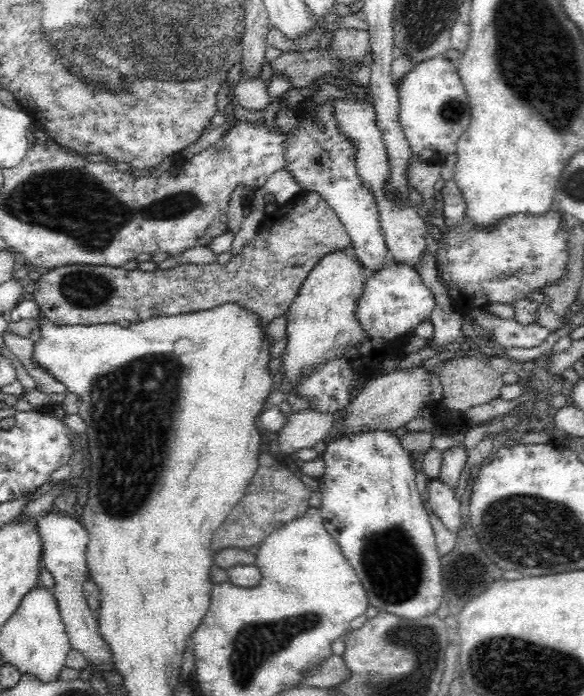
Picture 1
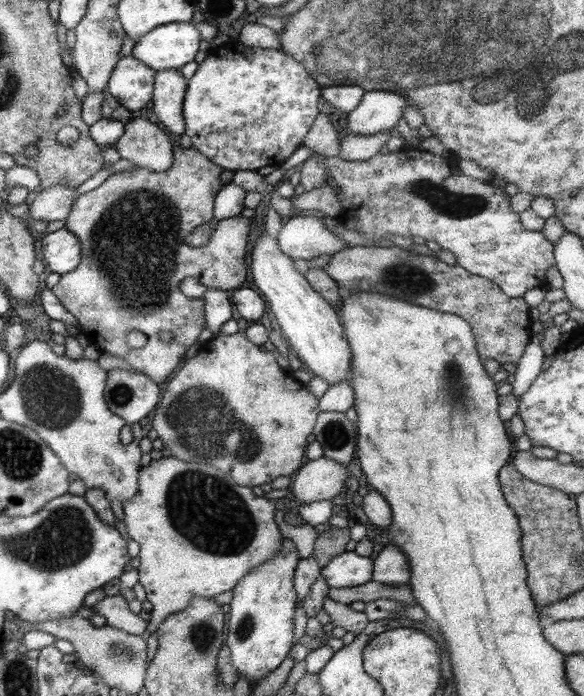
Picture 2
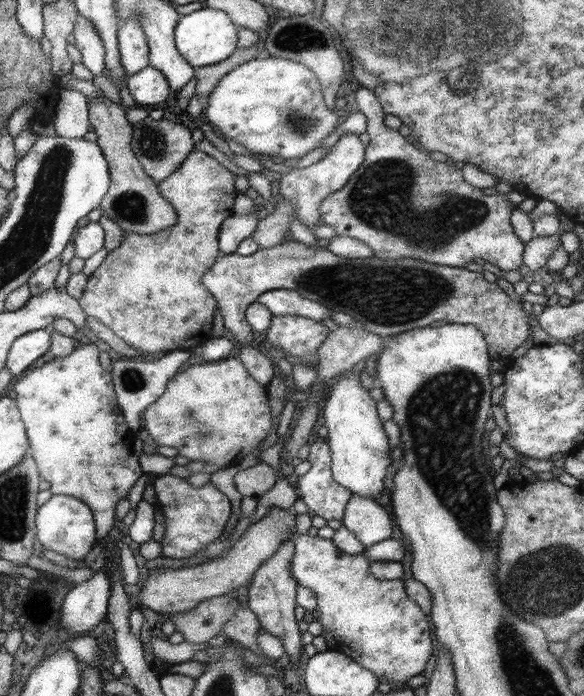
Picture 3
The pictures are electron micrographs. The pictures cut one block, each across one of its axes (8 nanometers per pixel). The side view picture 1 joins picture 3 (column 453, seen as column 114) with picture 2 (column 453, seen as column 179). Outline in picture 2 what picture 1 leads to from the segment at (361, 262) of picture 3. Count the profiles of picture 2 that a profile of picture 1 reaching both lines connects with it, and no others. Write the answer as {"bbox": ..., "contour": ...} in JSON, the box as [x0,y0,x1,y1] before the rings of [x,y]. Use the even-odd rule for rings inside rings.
{"bbox":[324,246,531,365],"contour":[[[347,246],[331,255],[324,270],[342,293],[377,292],[461,318],[471,328],[481,360],[491,358],[500,365],[516,364],[531,338],[530,307],[522,297],[511,298],[494,282],[473,275],[457,264],[447,265],[437,257],[422,256],[400,247]]]}

